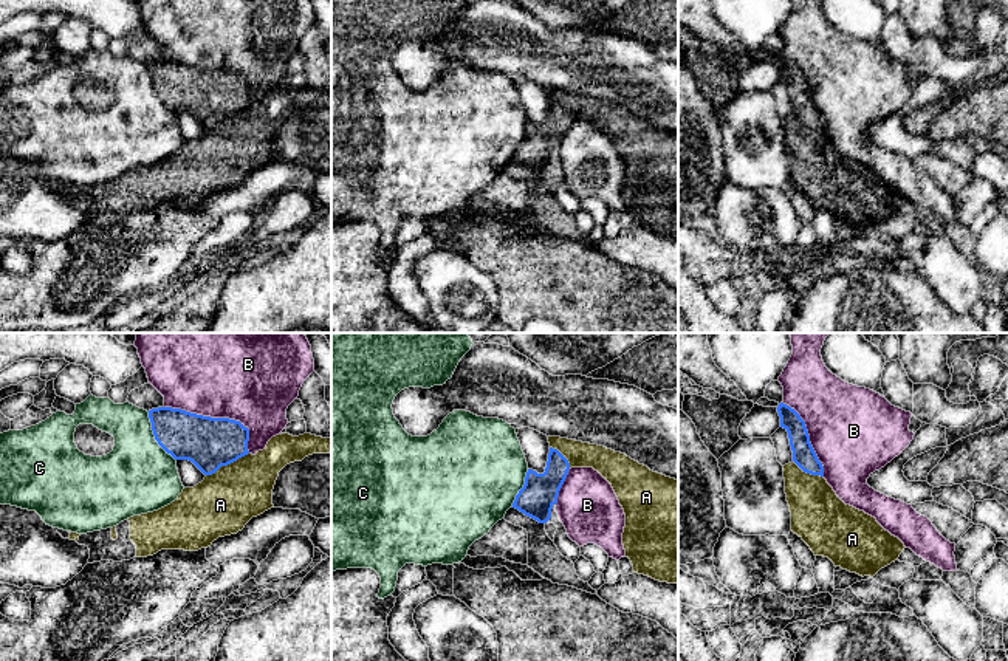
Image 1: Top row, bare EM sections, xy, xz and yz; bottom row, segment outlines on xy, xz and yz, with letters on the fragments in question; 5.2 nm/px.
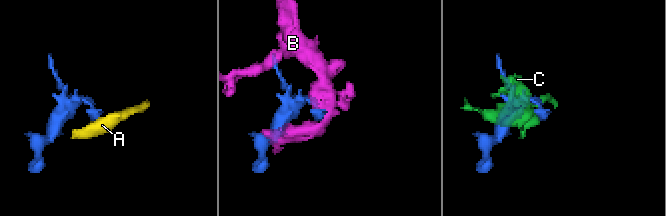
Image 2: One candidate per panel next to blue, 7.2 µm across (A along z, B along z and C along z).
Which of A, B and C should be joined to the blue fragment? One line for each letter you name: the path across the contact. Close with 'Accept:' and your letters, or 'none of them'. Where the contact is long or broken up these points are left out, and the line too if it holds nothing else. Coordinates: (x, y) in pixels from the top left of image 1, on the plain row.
Accept: none of them

